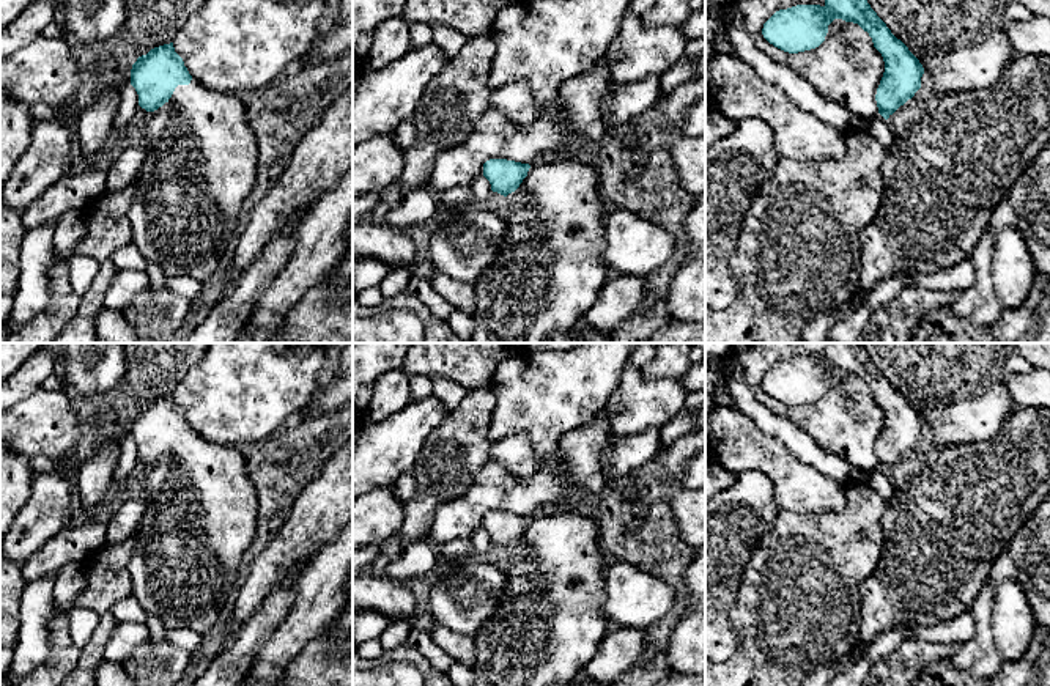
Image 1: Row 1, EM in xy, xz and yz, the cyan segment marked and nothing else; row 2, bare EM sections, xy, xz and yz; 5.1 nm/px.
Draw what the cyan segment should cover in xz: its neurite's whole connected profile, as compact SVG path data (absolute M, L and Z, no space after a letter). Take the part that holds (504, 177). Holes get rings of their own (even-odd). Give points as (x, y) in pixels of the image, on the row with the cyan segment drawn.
M576 153L559 162L521 164L507 159L490 159L483 164L483 176L491 190L505 197L499 214L505 223L505 236L490 267L474 283L475 330L472 343L545 343L549 334L575 326L595 304L606 282L619 274L603 261L606 245L604 208L598 190L598 170L593 159Z

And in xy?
M173 42L154 47L146 55L139 57L131 69L131 85L139 94L139 105L150 113L142 129L148 154L134 179L135 195L128 212L132 227L132 244L148 260L148 263L157 264L164 271L165 277L184 275L203 283L209 277L216 275L222 261L222 255L233 239L233 231L238 225L239 209L250 190L253 189L258 175L258 142L253 129L246 118L247 99L246 96L238 93L213 91L195 82L189 74L187 68L184 66L183 58L175 52Z

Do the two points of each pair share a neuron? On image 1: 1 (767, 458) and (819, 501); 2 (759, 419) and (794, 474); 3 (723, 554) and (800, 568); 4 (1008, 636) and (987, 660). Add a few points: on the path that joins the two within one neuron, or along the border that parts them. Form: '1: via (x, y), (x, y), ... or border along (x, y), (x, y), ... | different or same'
1: via (780, 466), (806, 490) | same
2: border along (743, 414), (764, 433), (780, 441), (800, 461) | different
3: border along (770, 527), (751, 554), (735, 593) | different
4: border along (992, 612), (992, 638), (1003, 658) | different

